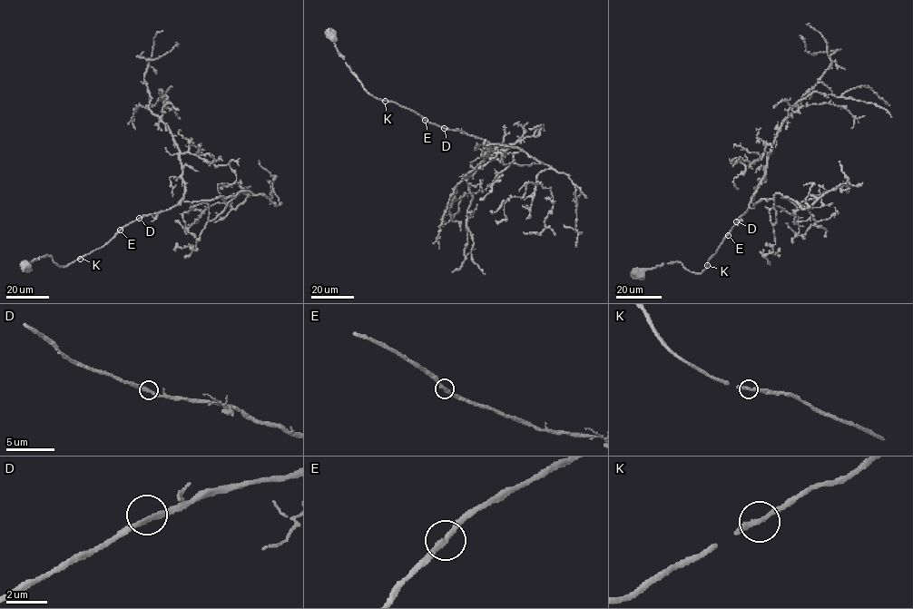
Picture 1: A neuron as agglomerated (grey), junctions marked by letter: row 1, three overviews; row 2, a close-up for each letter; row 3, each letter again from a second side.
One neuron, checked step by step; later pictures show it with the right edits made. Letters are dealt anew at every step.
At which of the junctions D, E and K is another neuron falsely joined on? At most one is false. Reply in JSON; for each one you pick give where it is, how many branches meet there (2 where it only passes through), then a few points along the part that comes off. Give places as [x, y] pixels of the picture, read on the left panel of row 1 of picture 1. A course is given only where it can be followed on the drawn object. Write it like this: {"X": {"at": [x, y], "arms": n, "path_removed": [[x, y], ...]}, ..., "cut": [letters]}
{"cut": []}

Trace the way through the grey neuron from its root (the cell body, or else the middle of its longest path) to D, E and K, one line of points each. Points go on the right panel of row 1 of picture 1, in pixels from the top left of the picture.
D: (637, 275), (640, 277), (645, 270), (674, 261), (680, 261), (691, 272), (701, 273), (736, 221)
E: (637, 275), (640, 277), (645, 270), (674, 261), (680, 261), (691, 272), (701, 273), (728, 235)
K: (637, 275), (640, 277), (645, 270), (674, 261), (696, 273), (701, 273), (707, 265)

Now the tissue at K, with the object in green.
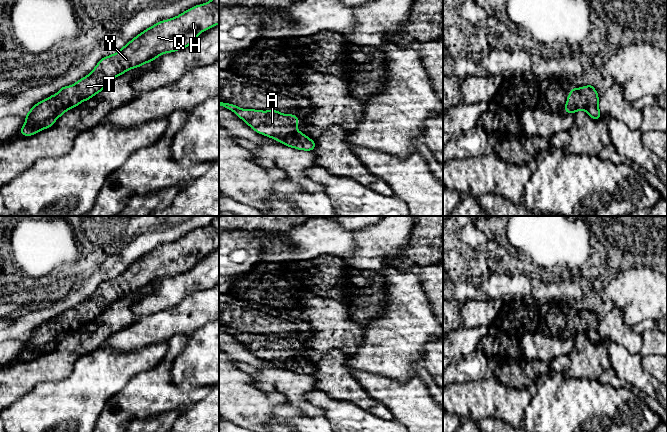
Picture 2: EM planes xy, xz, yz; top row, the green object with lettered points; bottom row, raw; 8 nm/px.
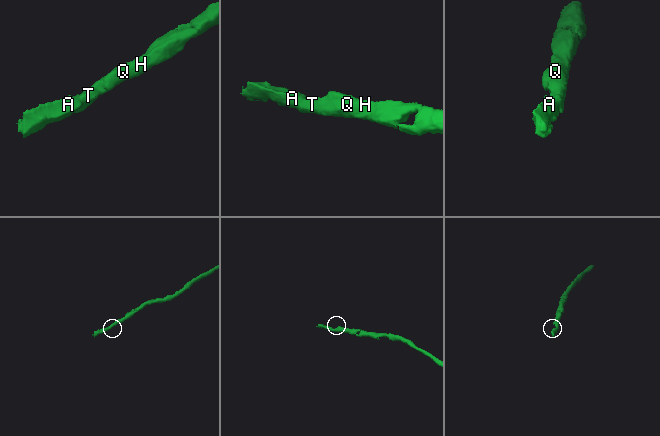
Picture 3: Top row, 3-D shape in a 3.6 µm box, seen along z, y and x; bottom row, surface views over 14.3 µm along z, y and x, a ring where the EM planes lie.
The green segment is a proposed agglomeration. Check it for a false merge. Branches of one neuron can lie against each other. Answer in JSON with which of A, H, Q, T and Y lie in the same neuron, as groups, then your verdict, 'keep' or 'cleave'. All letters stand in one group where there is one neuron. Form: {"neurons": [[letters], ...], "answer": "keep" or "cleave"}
{"neurons": [["A", "H", "Q", "T", "Y"]], "answer": "keep"}

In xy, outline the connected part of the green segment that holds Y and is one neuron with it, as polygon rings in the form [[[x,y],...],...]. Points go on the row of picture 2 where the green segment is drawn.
[[[210,0],[182,12],[180,15],[159,21],[147,28],[117,53],[100,59],[95,68],[85,77],[70,86],[62,86],[58,93],[36,103],[25,115],[25,124],[19,134],[32,136],[40,131],[55,125],[55,120],[60,118],[67,110],[78,106],[86,100],[100,93],[109,82],[125,72],[154,61],[164,53],[172,53],[189,47],[201,33],[219,24],[219,0]]]

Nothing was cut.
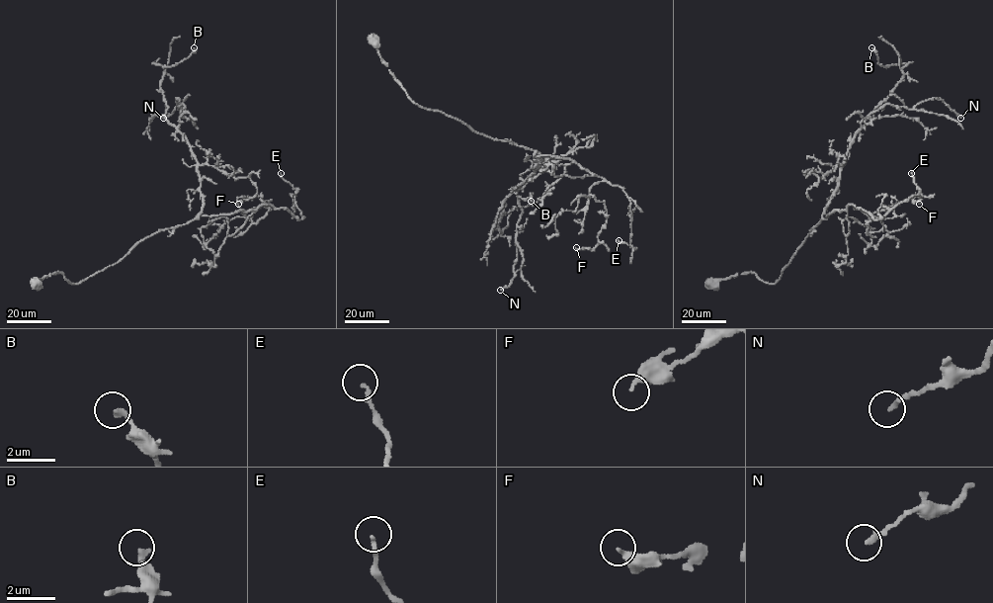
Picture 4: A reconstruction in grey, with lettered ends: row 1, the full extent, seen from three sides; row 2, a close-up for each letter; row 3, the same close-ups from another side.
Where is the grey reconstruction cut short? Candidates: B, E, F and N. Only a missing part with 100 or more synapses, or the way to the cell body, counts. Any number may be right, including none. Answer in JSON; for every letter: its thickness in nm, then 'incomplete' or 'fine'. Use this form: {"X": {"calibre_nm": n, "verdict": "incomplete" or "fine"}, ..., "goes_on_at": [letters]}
{"B": {"calibre_nm": 240, "verdict": "fine"}, "E": {"calibre_nm": 170, "verdict": "fine"}, "F": {"calibre_nm": 280, "verdict": "fine"}, "N": {"calibre_nm": 200, "verdict": "fine"}, "goes_on_at": []}

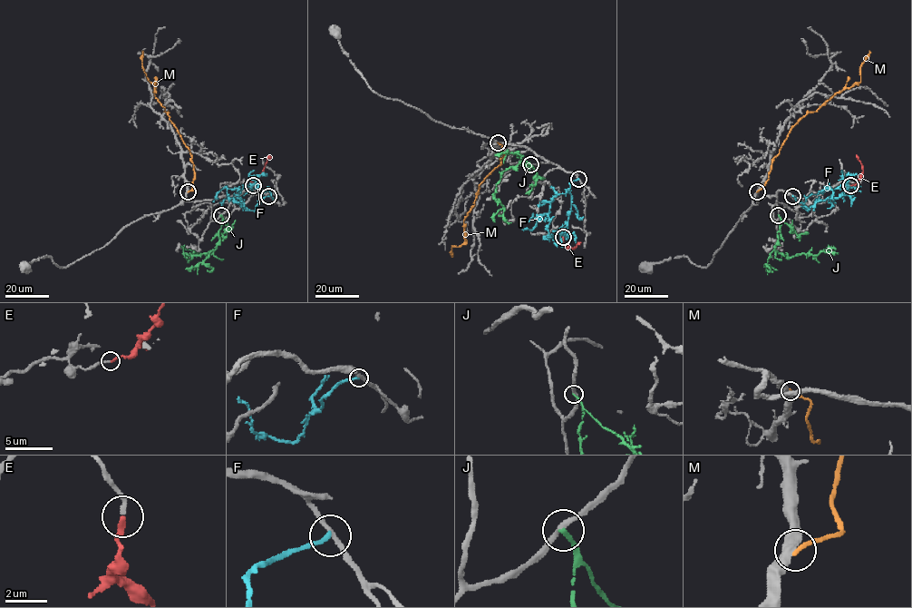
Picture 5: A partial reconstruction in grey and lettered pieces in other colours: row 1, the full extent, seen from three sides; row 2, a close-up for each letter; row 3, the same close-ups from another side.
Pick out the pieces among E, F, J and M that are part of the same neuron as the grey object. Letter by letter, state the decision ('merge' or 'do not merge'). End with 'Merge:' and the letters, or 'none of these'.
E: merge
F: do not merge
J: do not merge
M: do not merge
Merge: E

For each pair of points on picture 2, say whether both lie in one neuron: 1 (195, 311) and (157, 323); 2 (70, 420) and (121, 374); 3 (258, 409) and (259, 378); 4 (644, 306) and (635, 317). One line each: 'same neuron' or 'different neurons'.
1: same neuron
2: same neuron
3: different neurons
4: same neuron

